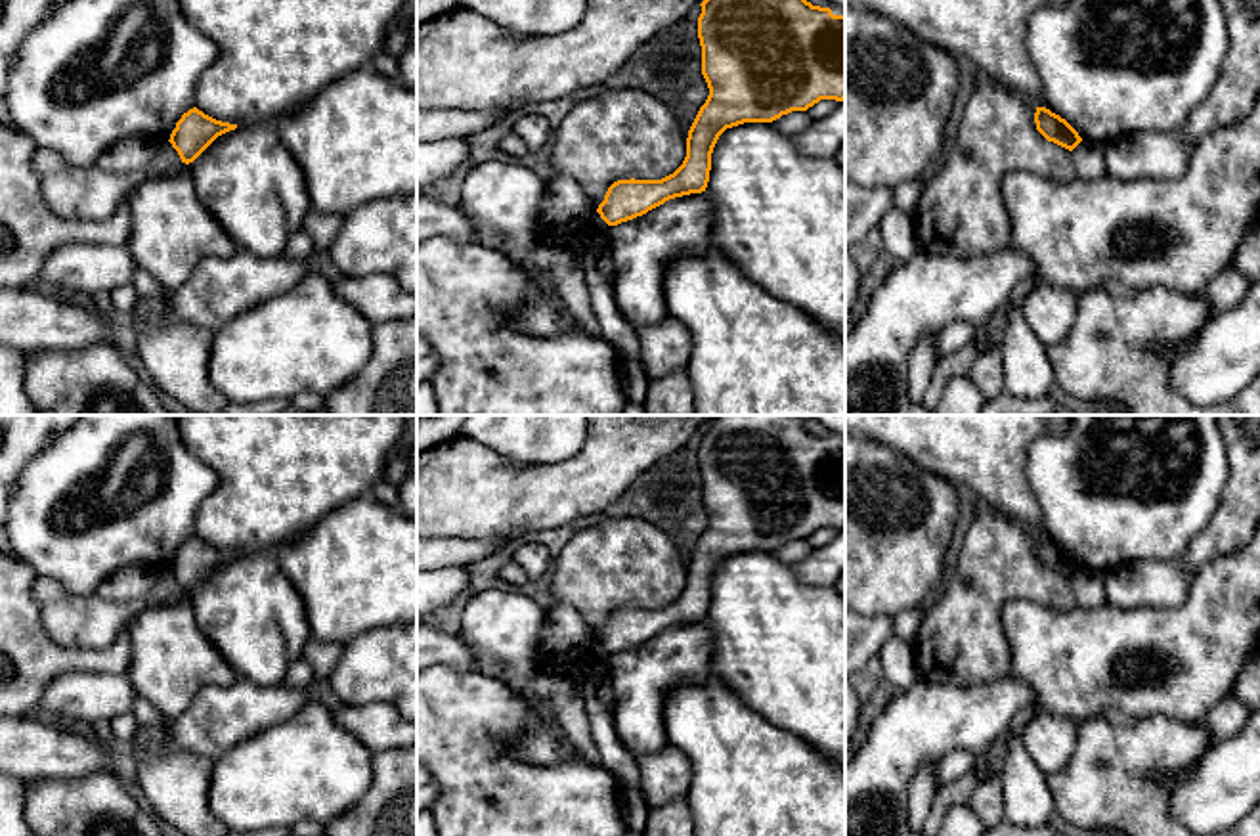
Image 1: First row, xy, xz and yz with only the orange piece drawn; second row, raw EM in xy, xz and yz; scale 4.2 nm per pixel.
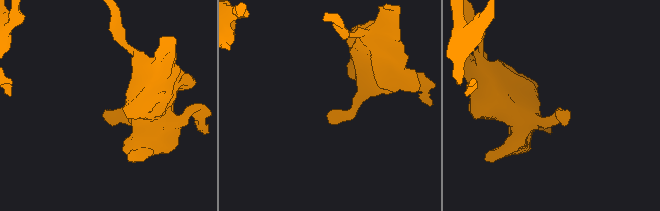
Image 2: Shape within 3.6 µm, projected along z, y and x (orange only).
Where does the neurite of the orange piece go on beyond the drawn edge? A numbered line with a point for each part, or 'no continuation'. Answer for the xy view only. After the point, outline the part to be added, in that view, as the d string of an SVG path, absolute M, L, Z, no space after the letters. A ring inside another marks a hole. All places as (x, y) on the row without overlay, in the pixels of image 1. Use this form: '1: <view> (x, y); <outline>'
no continuation

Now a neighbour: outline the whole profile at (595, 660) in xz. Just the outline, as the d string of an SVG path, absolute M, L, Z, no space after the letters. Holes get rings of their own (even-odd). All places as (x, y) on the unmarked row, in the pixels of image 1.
M595 639L579 662L579 670L585 677L593 677L597 673L608 673L608 658L610 654L600 647L600 643Z

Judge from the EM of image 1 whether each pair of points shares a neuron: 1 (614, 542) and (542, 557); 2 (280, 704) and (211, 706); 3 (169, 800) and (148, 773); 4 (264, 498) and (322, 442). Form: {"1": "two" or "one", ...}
{"1": "two", "2": "one", "3": "one", "4": "one"}

